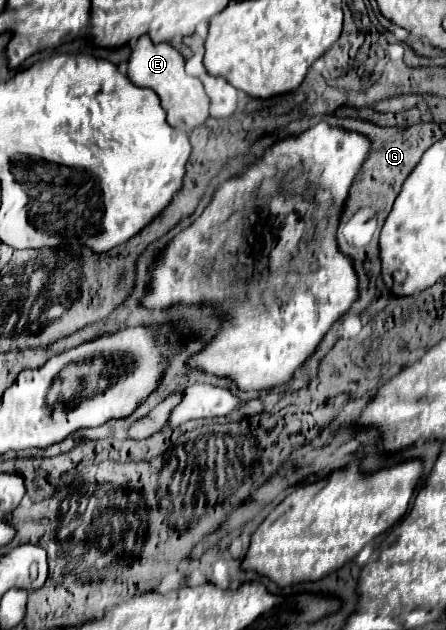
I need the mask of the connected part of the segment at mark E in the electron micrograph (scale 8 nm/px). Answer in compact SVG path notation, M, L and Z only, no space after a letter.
M142 36L132 50L132 56L128 62L128 78L132 80L132 84L142 86L142 88L152 88L158 94L160 104L168 114L168 124L172 128L190 132L196 126L204 124L210 116L208 114L210 98L206 96L202 82L186 74L184 58L170 44L152 44L146 36Z

